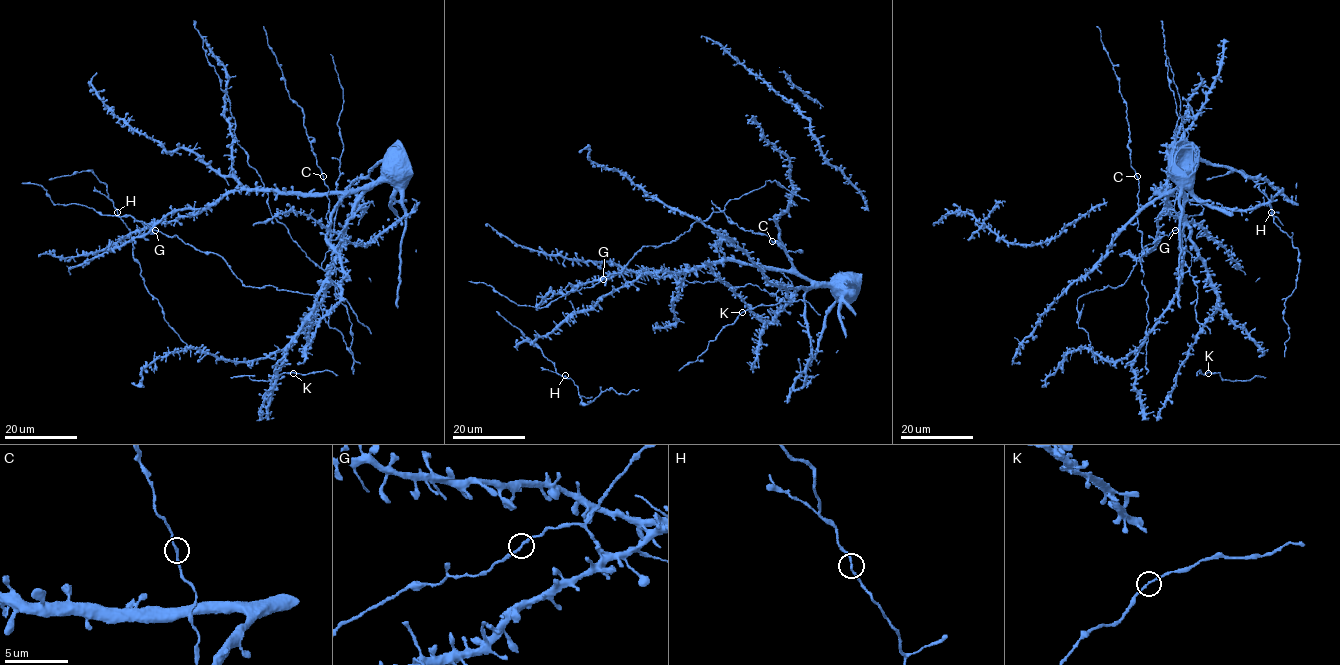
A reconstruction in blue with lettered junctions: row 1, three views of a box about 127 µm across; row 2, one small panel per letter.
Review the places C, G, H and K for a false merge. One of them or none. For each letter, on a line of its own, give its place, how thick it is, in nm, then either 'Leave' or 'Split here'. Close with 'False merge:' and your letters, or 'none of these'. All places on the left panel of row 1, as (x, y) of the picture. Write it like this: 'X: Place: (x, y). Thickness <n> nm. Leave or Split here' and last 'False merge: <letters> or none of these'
C: Place: (323, 176). Thickness 190 nm. Leave
G: Place: (155, 230). Thickness 180 nm. Leave
H: Place: (117, 212). Thickness 160 nm. Leave
K: Place: (293, 373). Thickness 170 nm. Leave
False merge: none of these

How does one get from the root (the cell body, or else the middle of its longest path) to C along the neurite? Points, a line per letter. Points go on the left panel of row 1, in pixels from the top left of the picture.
C: (397, 162), (397, 159), (377, 181), (349, 192), (330, 212), (329, 188), (323, 176)

